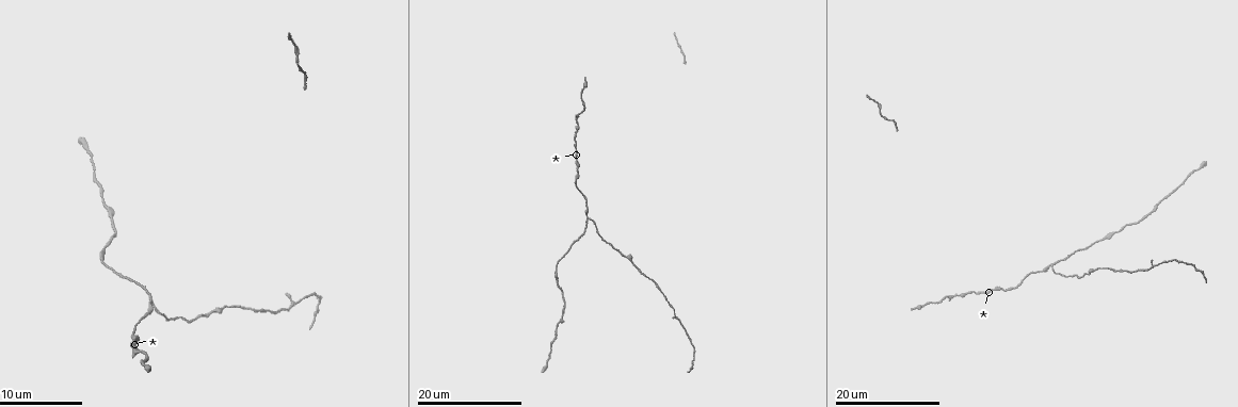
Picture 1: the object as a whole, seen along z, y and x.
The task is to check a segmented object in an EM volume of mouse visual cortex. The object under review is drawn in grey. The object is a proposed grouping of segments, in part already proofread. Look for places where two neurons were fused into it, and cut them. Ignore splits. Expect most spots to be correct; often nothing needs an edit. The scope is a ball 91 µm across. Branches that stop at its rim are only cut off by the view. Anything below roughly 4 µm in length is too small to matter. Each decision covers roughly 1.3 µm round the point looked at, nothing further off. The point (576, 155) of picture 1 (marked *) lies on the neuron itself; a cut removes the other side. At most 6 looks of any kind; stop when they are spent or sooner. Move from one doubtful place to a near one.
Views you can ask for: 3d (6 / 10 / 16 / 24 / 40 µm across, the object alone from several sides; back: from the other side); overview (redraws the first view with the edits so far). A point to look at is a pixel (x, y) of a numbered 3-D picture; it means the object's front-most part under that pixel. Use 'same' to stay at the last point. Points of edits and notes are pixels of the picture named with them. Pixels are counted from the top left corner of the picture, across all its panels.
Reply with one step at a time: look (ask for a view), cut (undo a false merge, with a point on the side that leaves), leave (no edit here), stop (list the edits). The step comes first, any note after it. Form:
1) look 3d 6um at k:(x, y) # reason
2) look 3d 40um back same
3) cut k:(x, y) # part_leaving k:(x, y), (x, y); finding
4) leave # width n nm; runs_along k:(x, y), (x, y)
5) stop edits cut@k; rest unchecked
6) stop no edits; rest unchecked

look 3d 16um at 1:(1004, 292) # thin neck

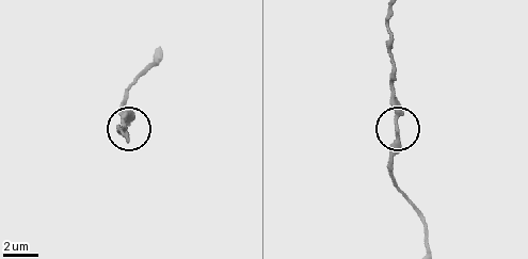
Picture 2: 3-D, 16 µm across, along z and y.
look 3d 10um at 2:(397, 128)

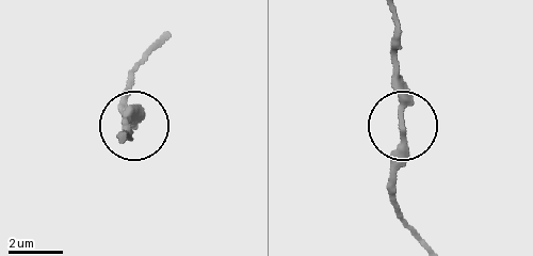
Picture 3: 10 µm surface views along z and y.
look 3d 6um at 3:(404, 126)

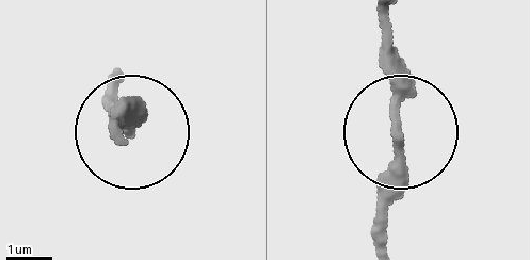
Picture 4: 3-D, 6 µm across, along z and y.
leave # runs_along 4:(388, 17), (399, 177), (388, 242); all the same neuron

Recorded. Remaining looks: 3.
look 3d 24um at 1:(1051, 263) # three arms meet

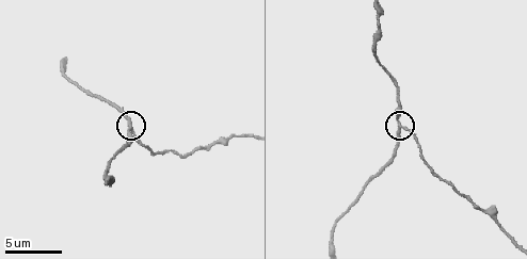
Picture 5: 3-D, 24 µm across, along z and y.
look 3d 10um at 5:(132, 130) # closer look

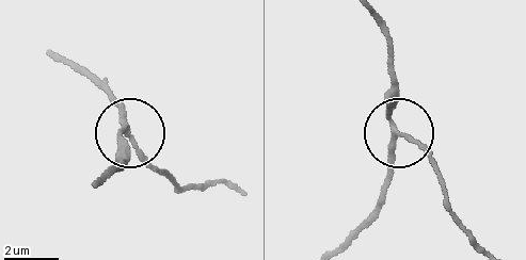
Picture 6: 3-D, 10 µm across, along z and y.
leave # width 180 nm; continuous, no second neuron

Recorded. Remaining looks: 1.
stop no edits; rest unchecked

